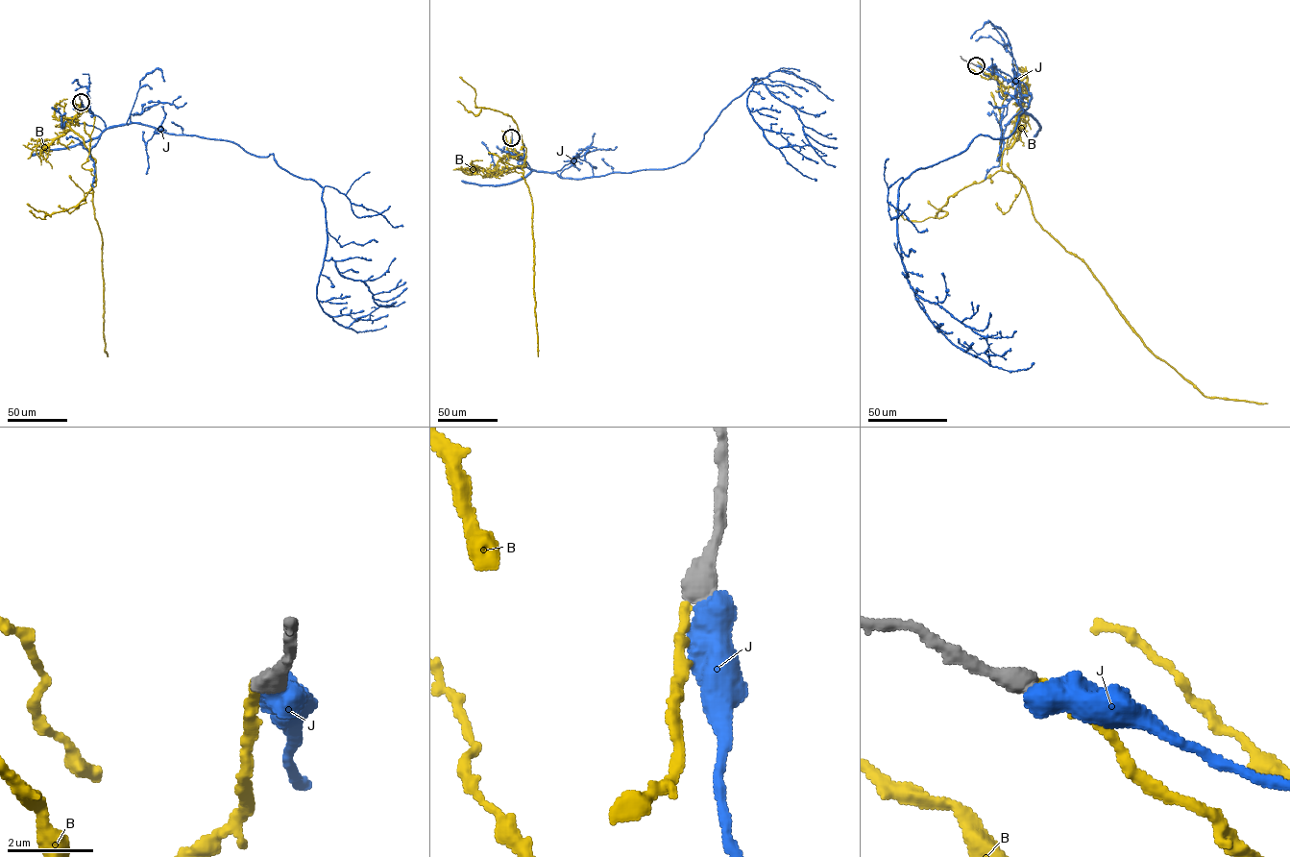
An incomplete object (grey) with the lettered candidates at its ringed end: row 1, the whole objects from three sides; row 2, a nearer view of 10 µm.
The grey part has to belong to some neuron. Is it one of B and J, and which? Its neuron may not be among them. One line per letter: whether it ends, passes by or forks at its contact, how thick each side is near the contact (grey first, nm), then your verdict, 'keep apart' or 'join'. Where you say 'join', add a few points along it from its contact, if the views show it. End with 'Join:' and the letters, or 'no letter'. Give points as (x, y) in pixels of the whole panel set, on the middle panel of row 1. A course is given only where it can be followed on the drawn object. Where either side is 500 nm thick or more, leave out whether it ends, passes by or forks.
B: calibres 550 and 240 nm; join; course (511, 137), (511, 151), (497, 166), (505, 172), (523, 166), (526, 157), (522, 168), (532, 206), (538, 356)
J: calibres 550 and 700 nm; keep apart
Join: B

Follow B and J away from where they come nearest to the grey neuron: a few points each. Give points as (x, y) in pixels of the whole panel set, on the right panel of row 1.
B: (976, 65), (1022, 96), (1002, 168), (1017, 178), (1035, 221), (1085, 263), (1144, 344), (1204, 395), (1267, 403)
J: (976, 65), (1029, 107), (1009, 136), (978, 134), (904, 181), (901, 258), (953, 344), (1010, 371), (1034, 363)

